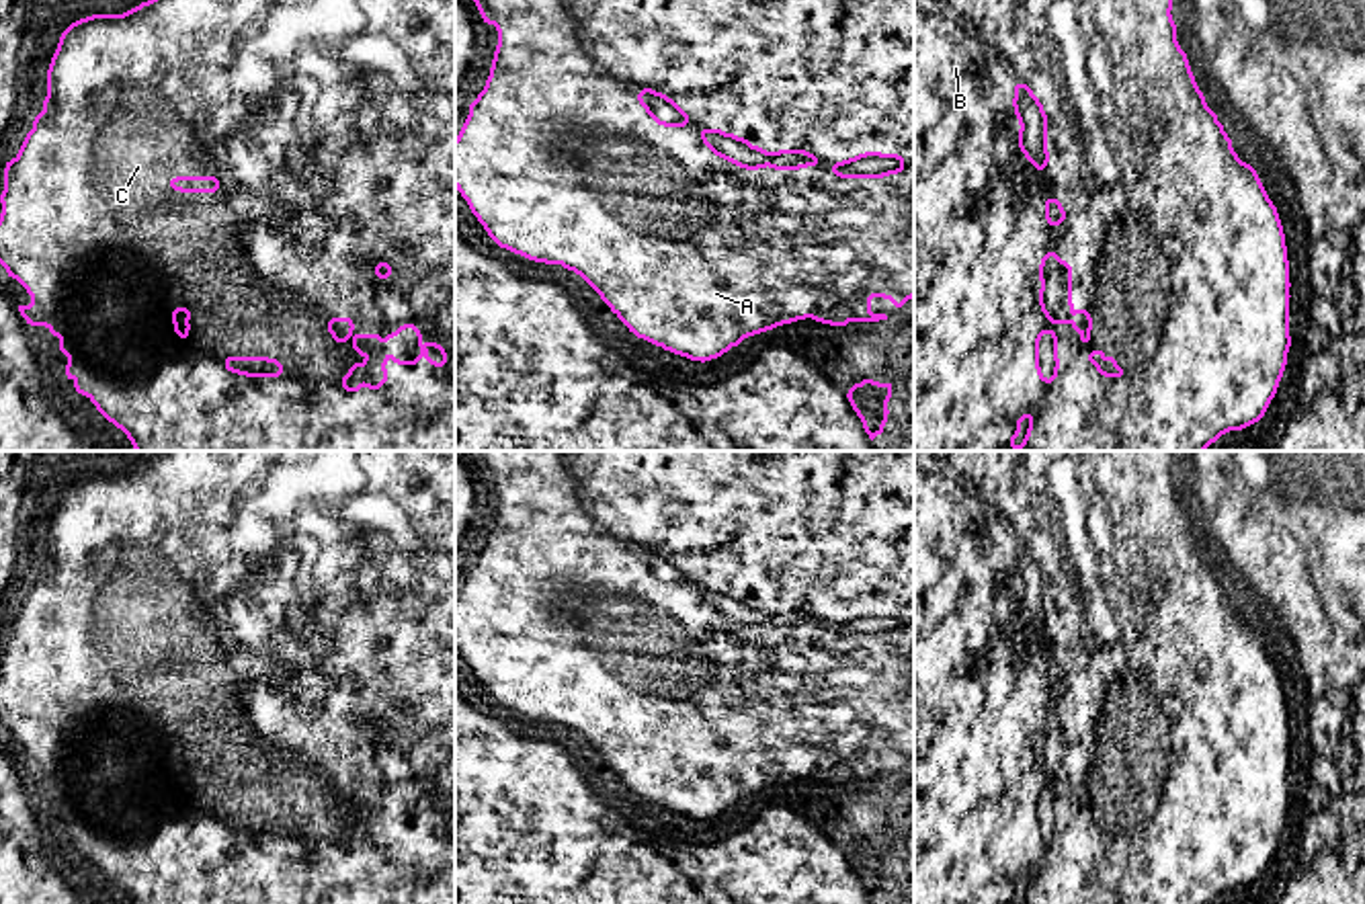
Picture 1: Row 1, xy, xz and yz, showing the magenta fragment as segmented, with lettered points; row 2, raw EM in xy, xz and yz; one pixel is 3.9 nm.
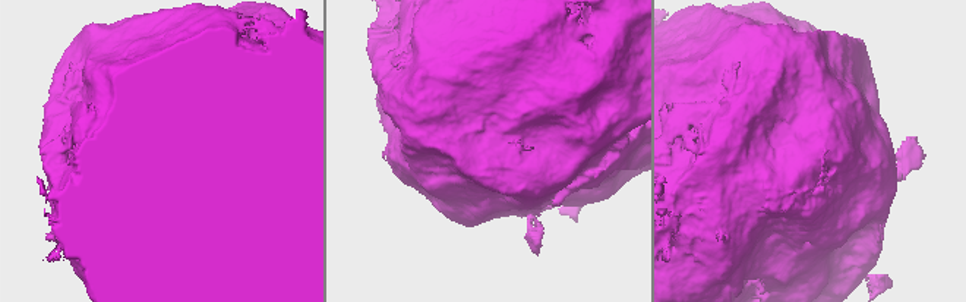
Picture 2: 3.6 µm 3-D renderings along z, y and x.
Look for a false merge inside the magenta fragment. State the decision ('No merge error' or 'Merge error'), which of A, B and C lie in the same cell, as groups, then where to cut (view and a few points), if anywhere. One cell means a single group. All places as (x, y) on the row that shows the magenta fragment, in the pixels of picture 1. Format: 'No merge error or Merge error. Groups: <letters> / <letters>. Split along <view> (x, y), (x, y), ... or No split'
No merge error. Groups: A B C. No split

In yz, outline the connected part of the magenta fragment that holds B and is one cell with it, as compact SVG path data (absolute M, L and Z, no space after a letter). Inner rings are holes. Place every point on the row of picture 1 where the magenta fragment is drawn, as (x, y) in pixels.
M914 0L914 451L1205 451L1205 449L1207 449L1207 447L1209 447L1209 445L1211 445L1211 443L1215 443L1215 441L1217 441L1217 439L1219 439L1219 437L1222 437L1222 435L1226 435L1226 433L1230 433L1230 430L1242 430L1242 428L1246 428L1246 426L1250 426L1250 424L1254 424L1254 422L1258 422L1258 420L1260 420L1260 418L1263 418L1263 416L1265 416L1265 412L1267 412L1267 408L1269 408L1269 404L1271 404L1271 400L1273 400L1273 398L1275 398L1275 394L1277 394L1277 387L1279 387L1279 381L1281 381L1281 377L1283 377L1283 371L1285 371L1285 365L1287 365L1287 353L1289 353L1289 346L1291 346L1291 336L1289 336L1289 297L1291 297L1291 295L1289 295L1289 287L1291 287L1291 283L1289 283L1289 260L1287 260L1287 246L1285 246L1285 234L1283 234L1283 225L1281 225L1281 219L1279 219L1279 213L1277 213L1277 207L1275 207L1275 205L1273 205L1273 201L1271 201L1271 199L1269 199L1269 195L1267 195L1267 191L1265 191L1265 187L1263 187L1263 182L1260 182L1260 178L1258 178L1258 174L1256 174L1256 170L1254 170L1254 168L1252 168L1252 166L1250 166L1250 164L1246 164L1246 162L1242 162L1242 160L1240 160L1240 158L1238 158L1238 154L1236 154L1236 152L1234 152L1234 148L1232 148L1232 139L1230 139L1230 137L1228 137L1228 133L1226 133L1226 131L1224 131L1224 125L1222 125L1222 123L1219 123L1219 121L1217 121L1217 115L1215 115L1215 113L1213 113L1213 111L1211 111L1211 109L1209 109L1209 107L1207 107L1207 102L1205 102L1205 96L1203 96L1203 92L1201 92L1201 90L1199 90L1199 86L1197 86L1197 82L1195 82L1195 76L1193 76L1193 72L1191 72L1191 66L1189 66L1189 59L1187 59L1187 53L1185 53L1185 51L1183 51L1183 49L1181 49L1181 45L1178 45L1178 41L1176 41L1176 25L1174 25L1174 20L1172 20L1172 14L1170 14L1170 10L1172 10L1172 0ZM1021 88L1025 88L1025 90L1027 90L1027 92L1029 92L1029 96L1031 96L1031 98L1033 98L1033 100L1035 100L1035 105L1037 105L1037 107L1039 107L1039 113L1041 113L1041 117L1043 117L1043 154L1045 154L1045 160L1043 160L1043 164L1041 164L1041 166L1039 166L1039 164L1037 164L1037 162L1035 162L1035 160L1033 160L1033 158L1031 158L1031 156L1029 156L1029 152L1027 152L1027 150L1025 150L1025 146L1023 146L1023 131L1025 131L1025 123L1023 123L1023 117L1021 117L1021 113L1019 113L1019 105L1017 105L1017 100L1019 100L1019 90L1021 90ZM1049 256L1053 256L1053 258L1056 258L1056 260L1058 260L1058 262L1060 262L1060 264L1064 264L1064 266L1066 266L1066 269L1068 269L1068 305L1070 305L1070 314L1072 314L1072 316L1076 316L1076 314L1084 314L1084 316L1086 316L1086 320L1088 320L1088 328L1086 328L1086 330L1080 330L1080 328L1078 328L1078 326L1076 326L1076 322L1074 322L1074 320L1053 320L1053 318L1051 318L1051 316L1049 316L1049 312L1047 312L1047 310L1045 310L1045 303L1043 303L1043 291L1045 291L1045 279L1043 279L1043 266L1045 266L1045 260L1047 260L1047 258L1049 258ZM1043 334L1049 334L1049 336L1051 336L1051 338L1053 338L1053 361L1056 361L1056 367L1053 367L1053 375L1051 375L1051 377L1049 377L1049 379L1047 379L1047 377L1045 377L1045 375L1043 375L1043 373L1041 373L1041 367L1039 367L1039 340L1041 340L1041 336L1043 336Z

